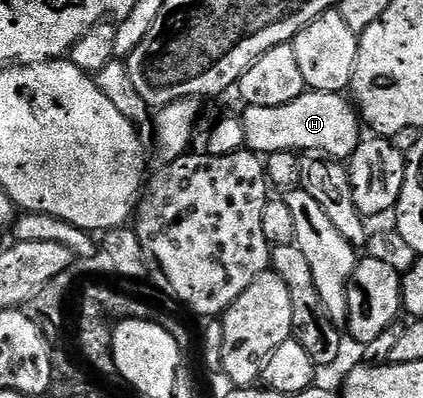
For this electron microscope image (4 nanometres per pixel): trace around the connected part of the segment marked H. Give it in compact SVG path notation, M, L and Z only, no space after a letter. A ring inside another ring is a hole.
M309 90L295 100L279 104L275 108L245 106L242 111L239 119L245 133L245 146L258 156L275 150L292 150L320 152L338 160L349 160L358 144L363 141L362 119L354 103L341 94Z

